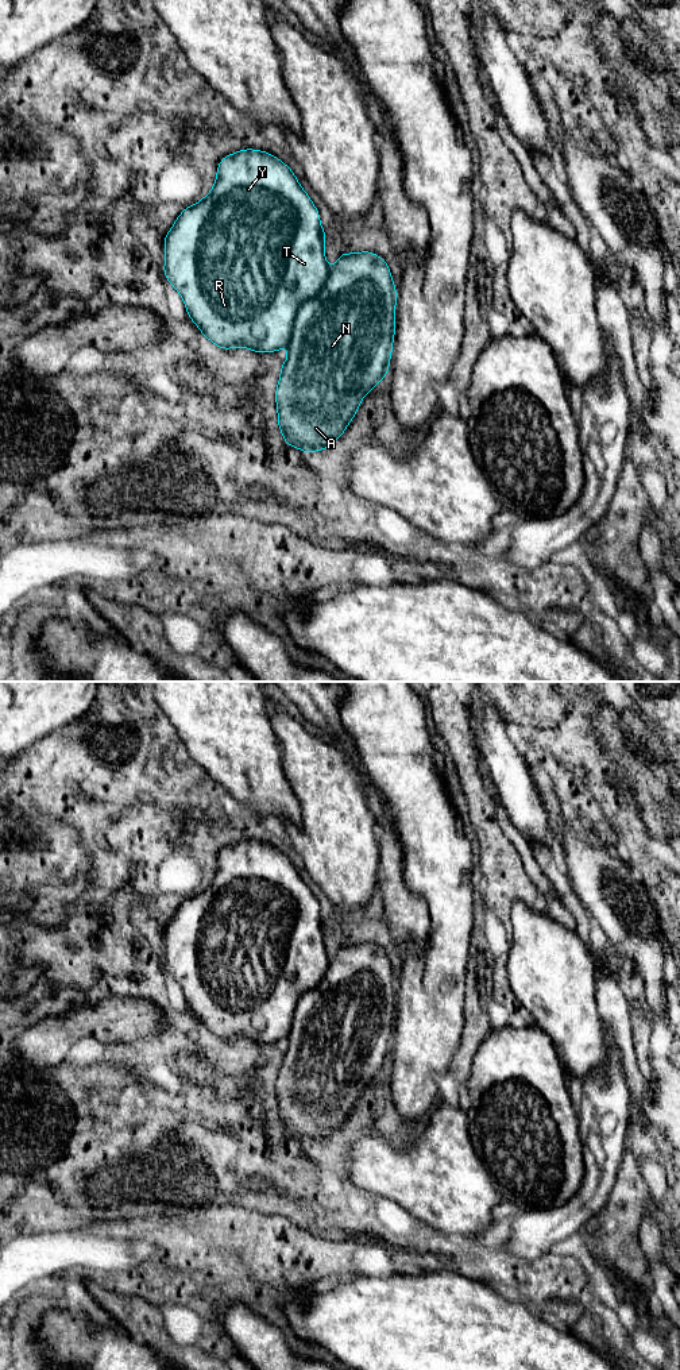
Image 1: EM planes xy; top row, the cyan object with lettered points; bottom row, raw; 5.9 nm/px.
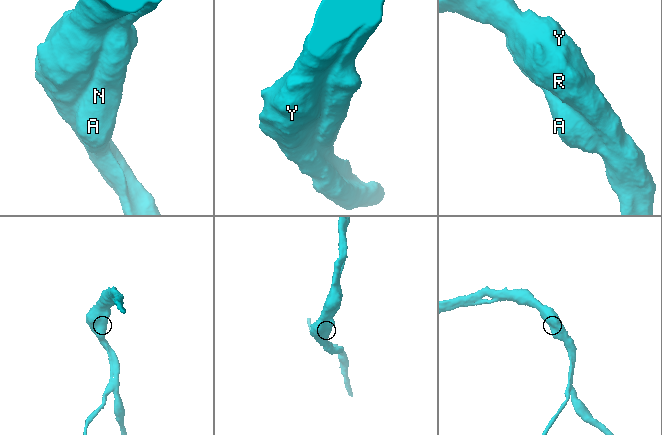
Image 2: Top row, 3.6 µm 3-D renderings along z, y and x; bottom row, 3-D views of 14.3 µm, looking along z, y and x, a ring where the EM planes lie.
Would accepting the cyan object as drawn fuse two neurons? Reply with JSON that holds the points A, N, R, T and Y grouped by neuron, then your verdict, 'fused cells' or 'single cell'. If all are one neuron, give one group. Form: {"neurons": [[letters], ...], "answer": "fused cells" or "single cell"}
{"neurons": [["A", "N", "R", "T", "Y"]], "answer": "single cell"}

